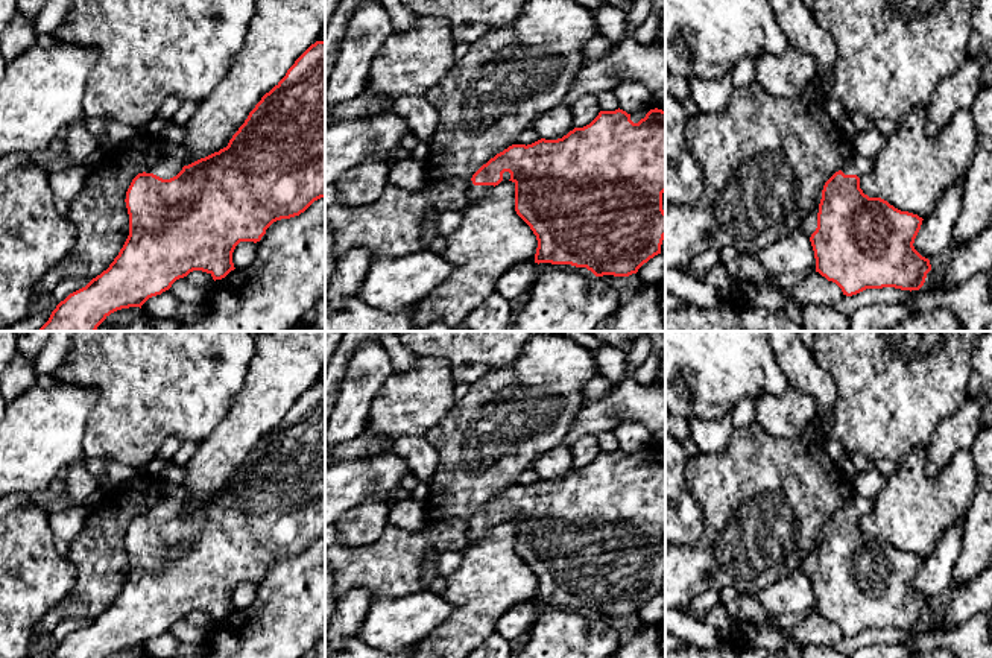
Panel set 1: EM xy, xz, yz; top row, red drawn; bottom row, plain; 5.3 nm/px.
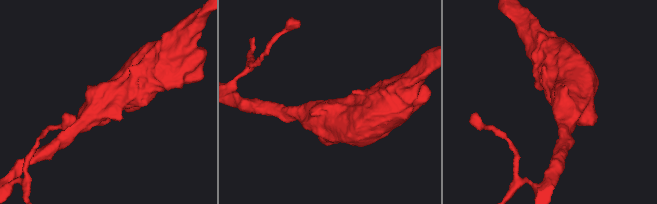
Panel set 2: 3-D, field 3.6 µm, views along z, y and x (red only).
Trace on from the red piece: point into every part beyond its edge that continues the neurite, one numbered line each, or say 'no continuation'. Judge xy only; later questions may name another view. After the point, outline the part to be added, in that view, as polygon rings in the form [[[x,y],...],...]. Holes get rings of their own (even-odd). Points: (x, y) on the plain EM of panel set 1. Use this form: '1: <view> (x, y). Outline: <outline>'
1: xy (169, 506). Outline: [[[166,494],[158,503],[147,508],[146,514],[153,514],[163,520],[170,520],[182,511],[182,503],[173,495]]]

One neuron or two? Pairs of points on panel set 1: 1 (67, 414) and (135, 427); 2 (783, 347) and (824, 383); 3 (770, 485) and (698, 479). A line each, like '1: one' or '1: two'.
1: two
2: one
3: one

